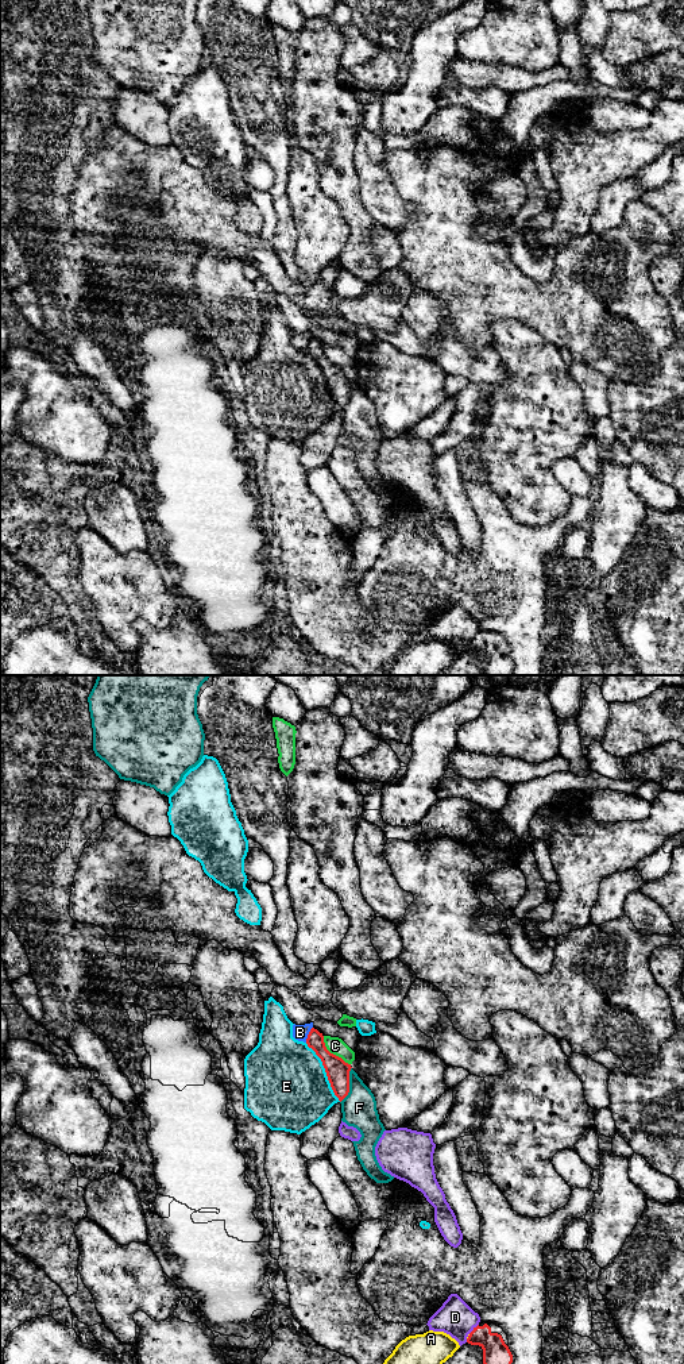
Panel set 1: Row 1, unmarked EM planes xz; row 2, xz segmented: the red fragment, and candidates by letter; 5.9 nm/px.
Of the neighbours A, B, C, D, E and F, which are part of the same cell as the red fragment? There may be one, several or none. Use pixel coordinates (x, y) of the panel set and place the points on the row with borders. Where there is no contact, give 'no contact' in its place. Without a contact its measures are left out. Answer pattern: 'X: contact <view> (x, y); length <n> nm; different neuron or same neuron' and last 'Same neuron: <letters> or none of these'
A: contact xz (468, 1337); length 40 nm; different neuron
B: contact xz (308, 1035); length 100 nm; different neuron
C: contact xz (332, 1054); length 240 nm; different neuron
D: contact xz (474, 1329); length 90 nm; different neuron
E: contact xz (325, 1071); length 400 nm; different neuron
F: contact xz (348, 1085); length 220 nm; different neuron
Same neuron: none of these

